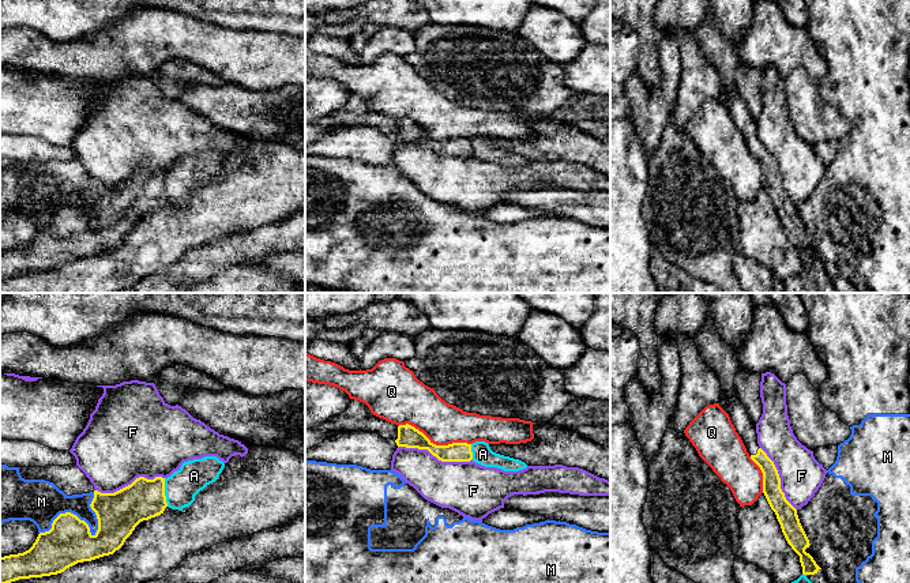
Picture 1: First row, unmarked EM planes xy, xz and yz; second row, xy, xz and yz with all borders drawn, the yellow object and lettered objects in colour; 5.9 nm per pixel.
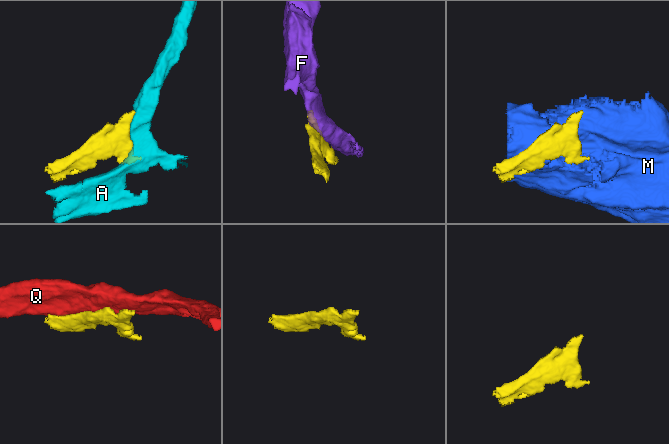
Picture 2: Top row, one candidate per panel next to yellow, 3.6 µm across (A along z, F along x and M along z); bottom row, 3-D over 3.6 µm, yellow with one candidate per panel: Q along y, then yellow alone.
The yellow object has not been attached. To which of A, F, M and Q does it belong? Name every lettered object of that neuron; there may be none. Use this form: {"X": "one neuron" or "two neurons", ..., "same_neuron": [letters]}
{"A": "two neurons", "F": "two neurons", "M": "two neurons", "Q": "two neurons", "same_neuron": []}

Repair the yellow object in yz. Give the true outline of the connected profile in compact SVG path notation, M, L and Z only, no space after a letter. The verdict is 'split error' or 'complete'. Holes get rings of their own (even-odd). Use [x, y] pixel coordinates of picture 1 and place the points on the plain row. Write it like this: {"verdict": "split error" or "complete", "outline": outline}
{"verdict": "split error", "outline": "M723 89L718 98L729 109L747 147L763 168L763 188L776 210L787 238L800 251L802 268L813 278L820 293L835 293L832 279L826 272L826 268L816 259L813 252L805 247L811 238L800 218L797 204L786 195L781 184L781 173L774 157L759 142L756 120L749 113L744 99L737 91L729 94Z"}

